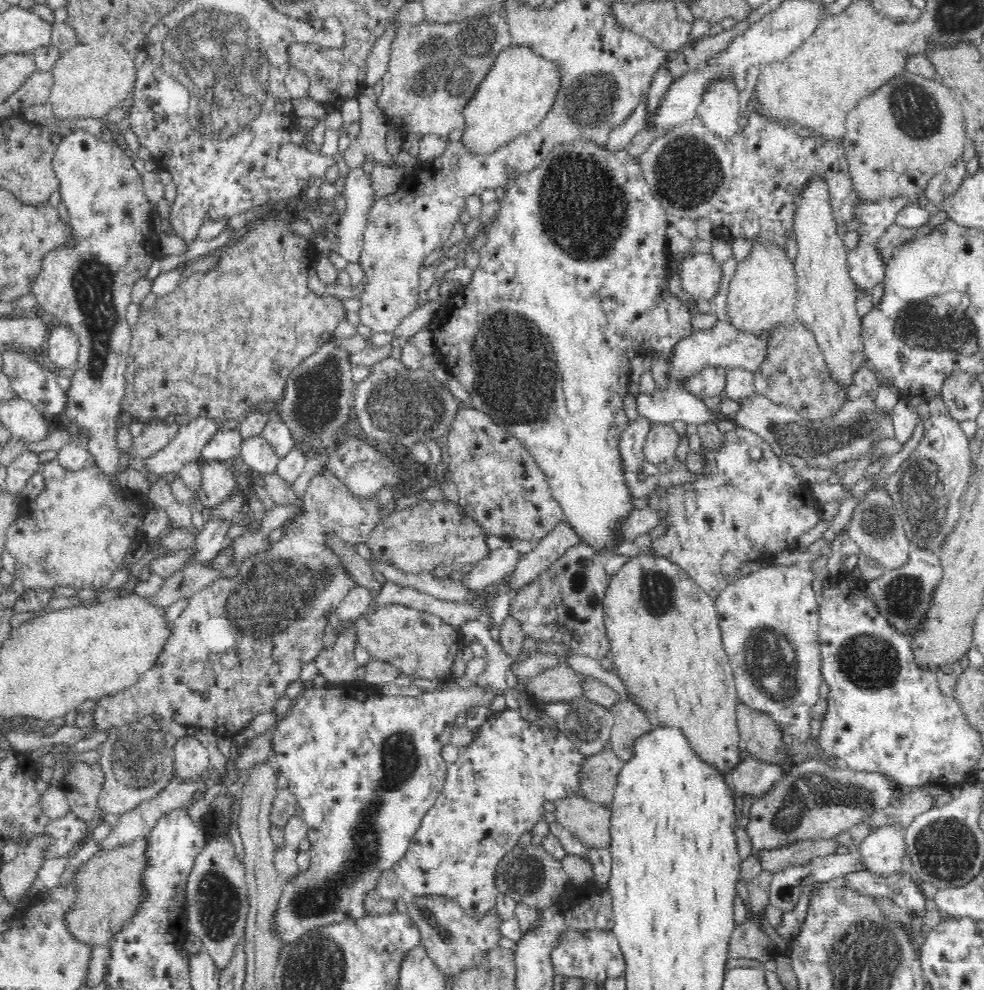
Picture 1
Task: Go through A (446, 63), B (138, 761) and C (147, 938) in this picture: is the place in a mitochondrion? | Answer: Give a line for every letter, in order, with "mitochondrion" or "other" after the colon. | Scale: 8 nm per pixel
A: mitochondrion
B: mitochondrion
C: other

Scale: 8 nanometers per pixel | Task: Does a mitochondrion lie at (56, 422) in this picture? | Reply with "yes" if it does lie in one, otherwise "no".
no

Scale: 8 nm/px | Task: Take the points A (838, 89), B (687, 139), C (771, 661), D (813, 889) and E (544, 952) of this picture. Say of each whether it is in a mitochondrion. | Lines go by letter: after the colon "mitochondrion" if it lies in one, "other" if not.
A: other
B: mitochondrion
C: mitochondrion
D: other
E: other

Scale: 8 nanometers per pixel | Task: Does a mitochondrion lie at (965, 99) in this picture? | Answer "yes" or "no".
no

